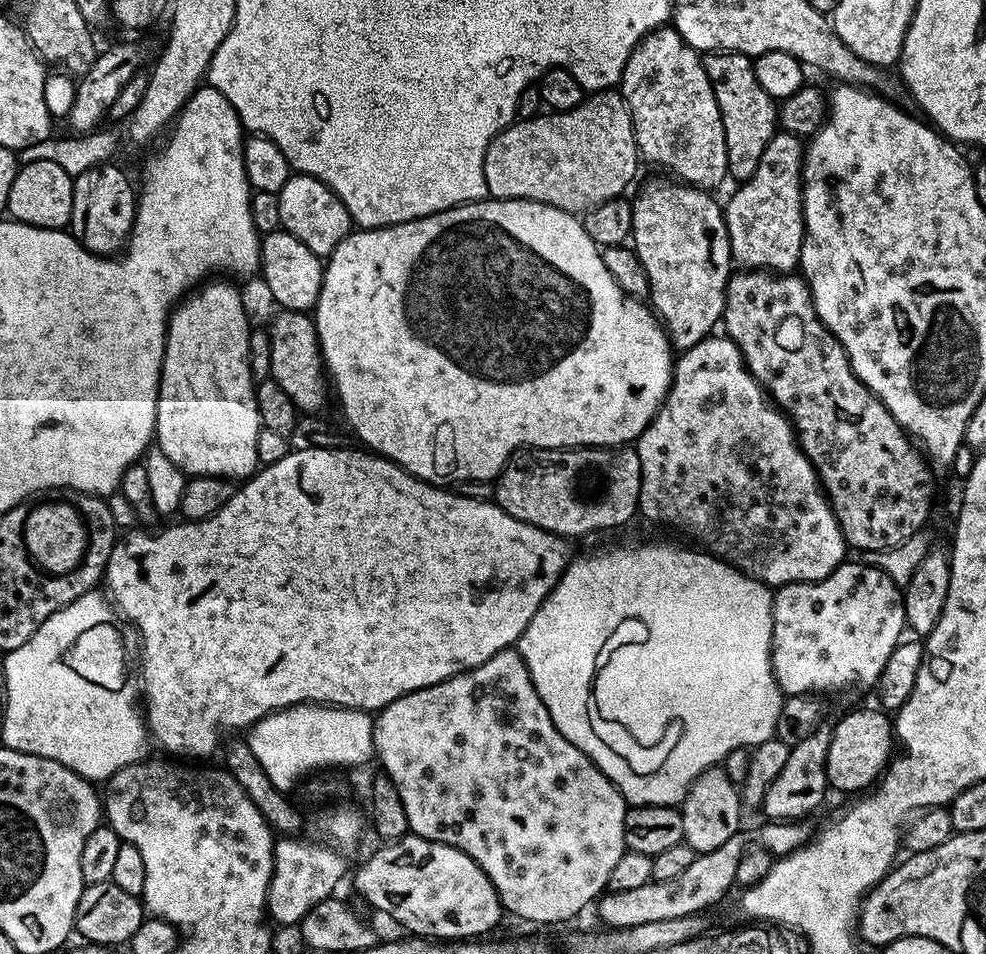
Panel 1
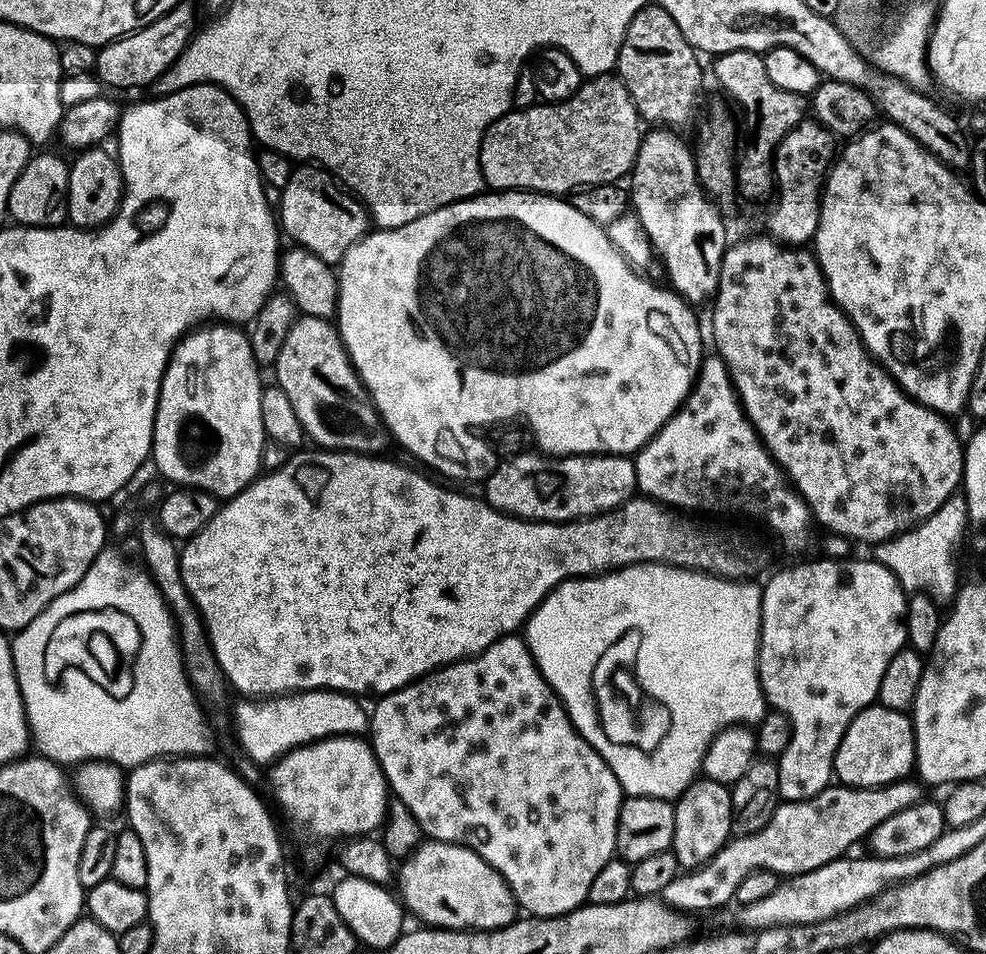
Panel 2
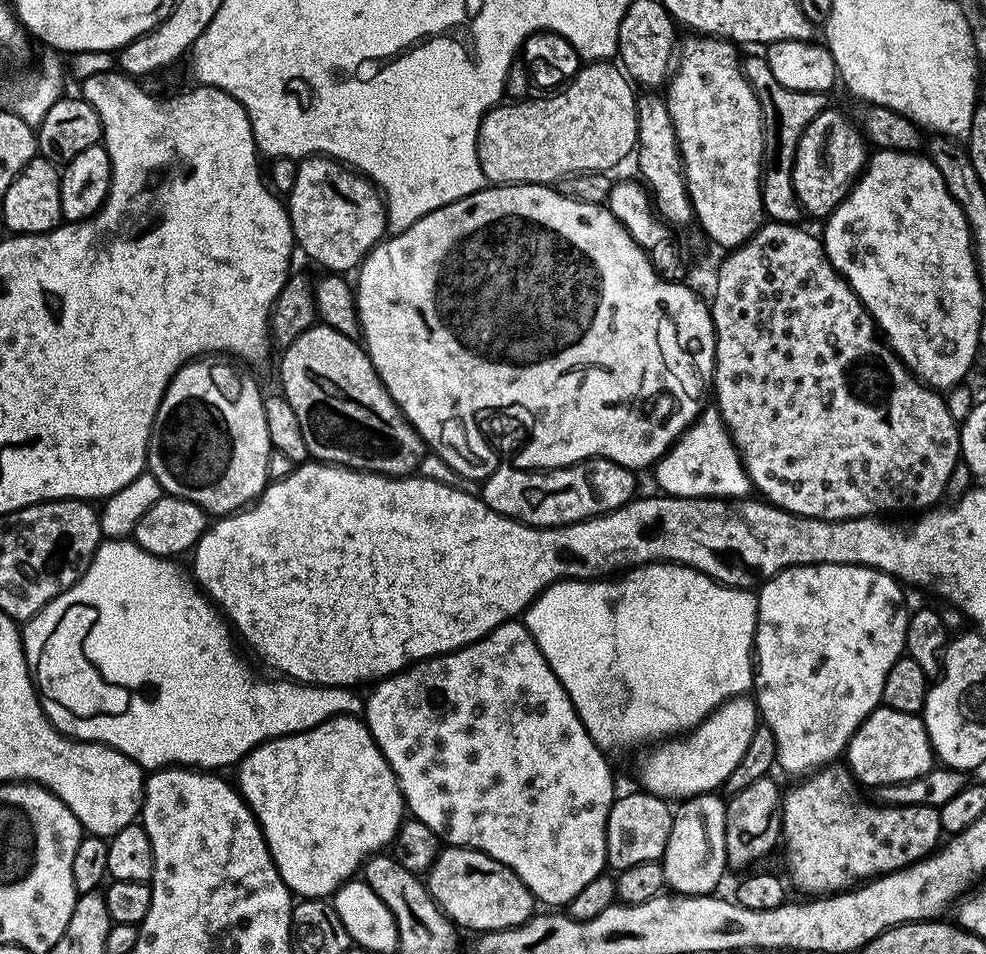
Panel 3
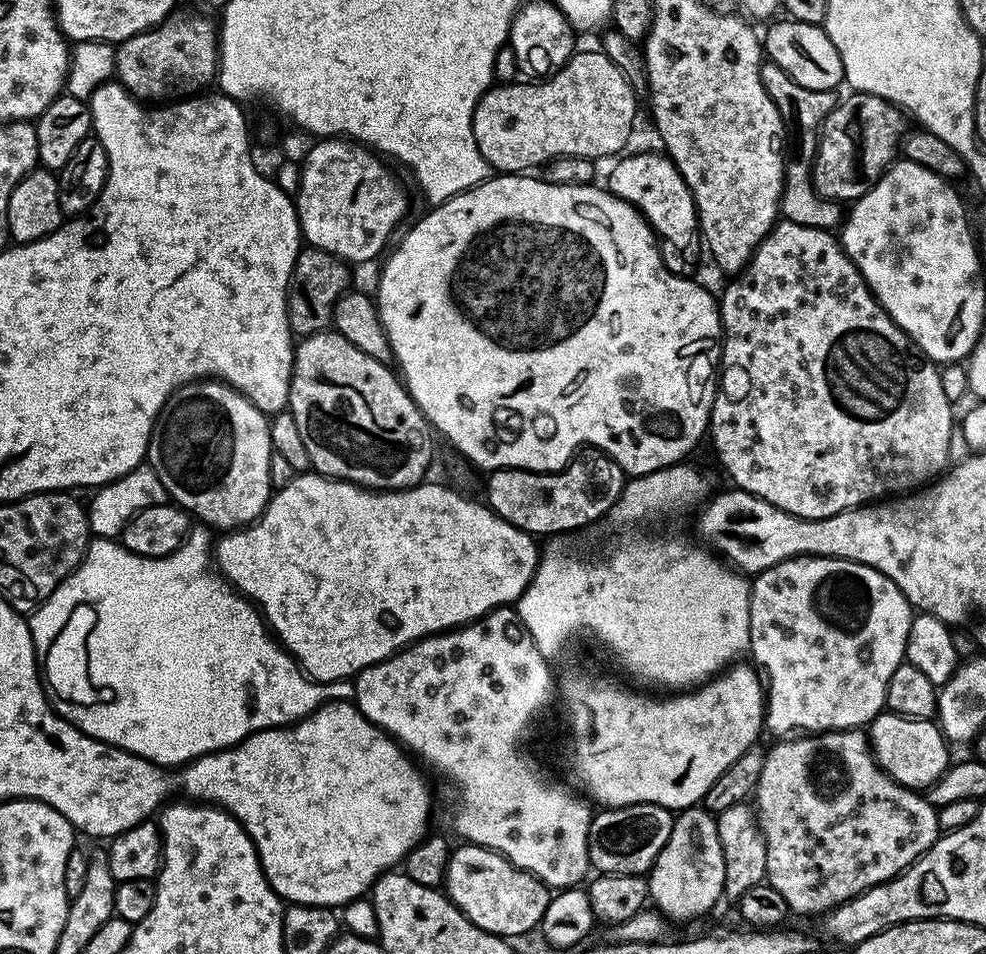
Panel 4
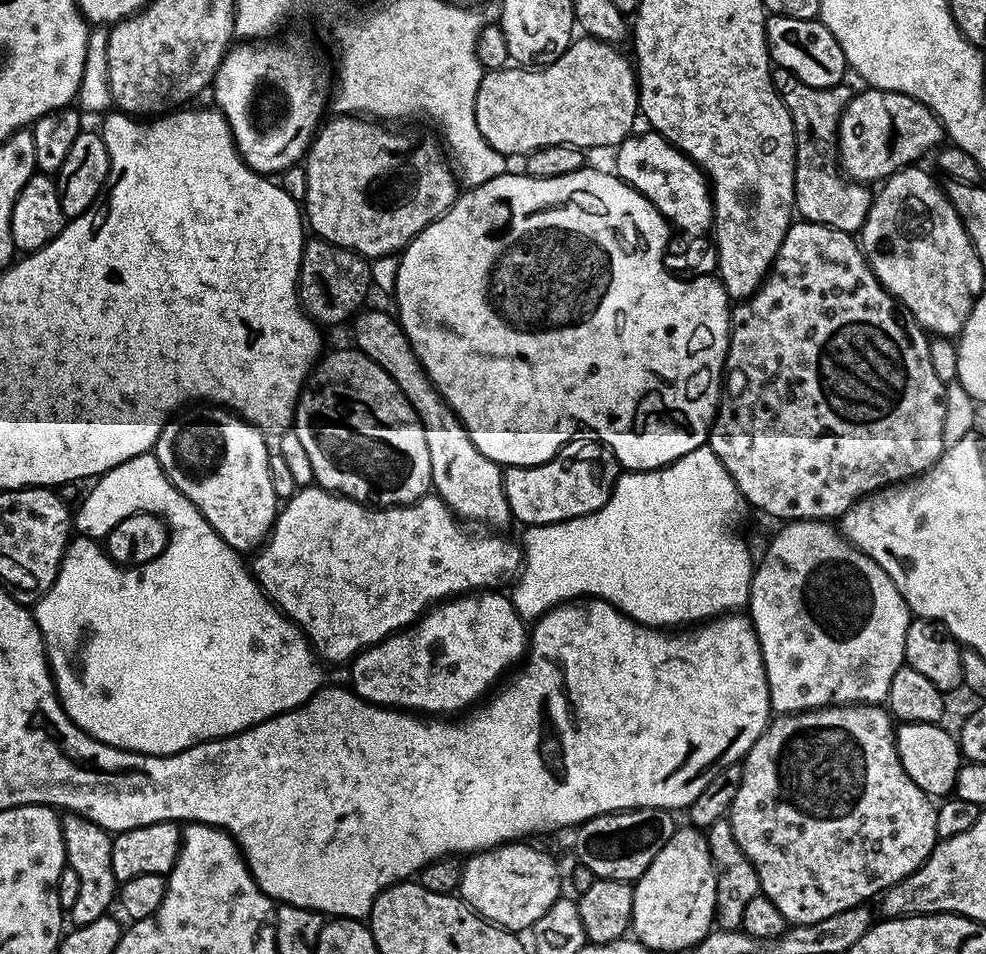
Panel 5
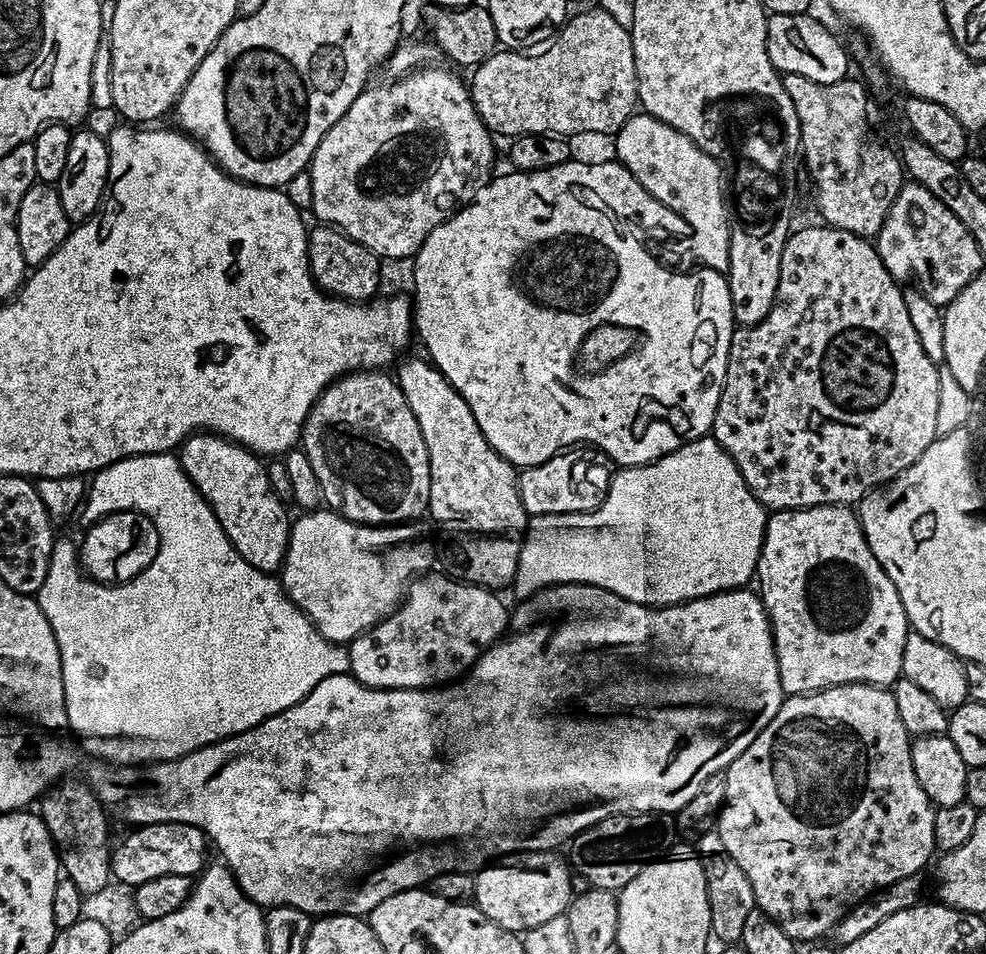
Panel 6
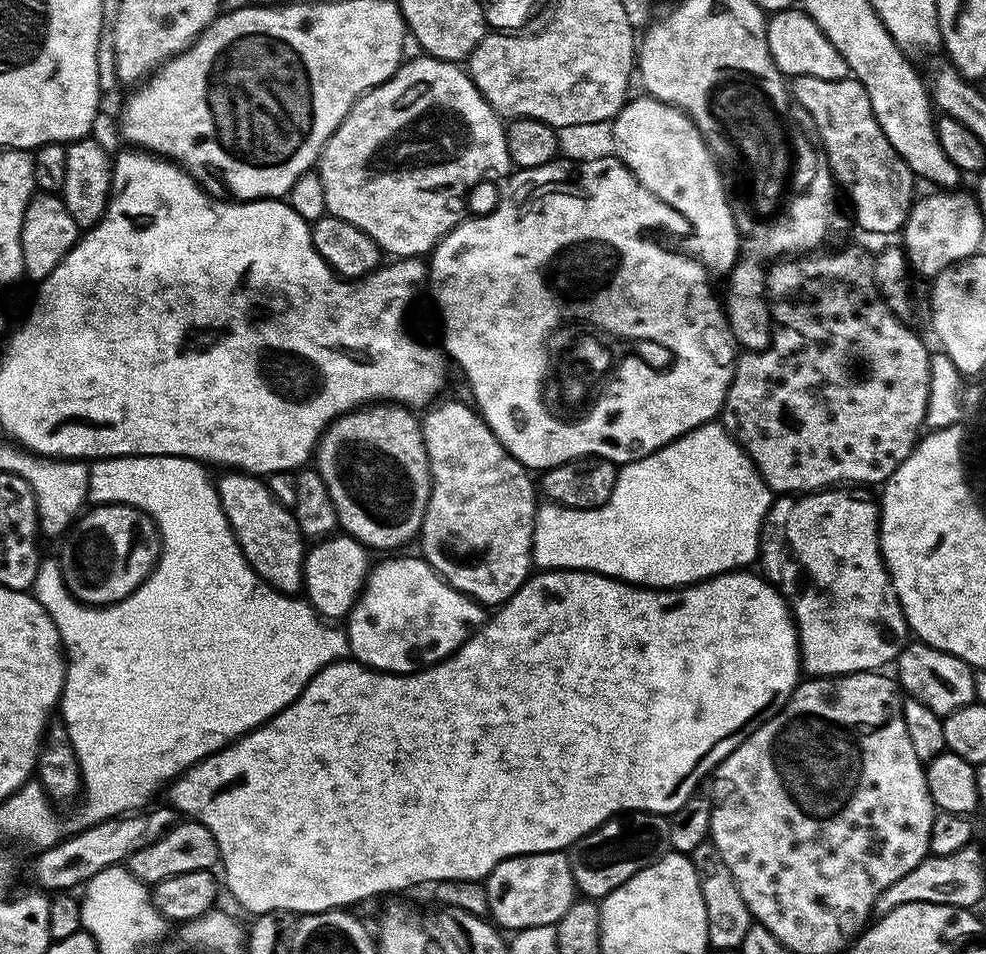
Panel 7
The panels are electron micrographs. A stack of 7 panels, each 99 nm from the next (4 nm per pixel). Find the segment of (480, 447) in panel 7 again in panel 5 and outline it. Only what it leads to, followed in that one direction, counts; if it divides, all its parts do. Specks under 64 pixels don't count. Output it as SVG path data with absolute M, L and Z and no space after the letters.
M370 308L357 312L351 321L352 336L356 339L355 347L365 352L378 366L382 366L382 370L386 370L390 378L394 378L398 390L402 390L402 394L418 414L426 434L426 447L430 450L430 470L435 495L443 500L453 514L465 521L509 523L512 520L512 511L506 502L501 465L486 458L486 454L482 454L482 450L474 446L460 417L441 398L439 390L425 374L422 362L416 357L416 351L404 336L404 328L399 319L391 311L379 312L376 308Z

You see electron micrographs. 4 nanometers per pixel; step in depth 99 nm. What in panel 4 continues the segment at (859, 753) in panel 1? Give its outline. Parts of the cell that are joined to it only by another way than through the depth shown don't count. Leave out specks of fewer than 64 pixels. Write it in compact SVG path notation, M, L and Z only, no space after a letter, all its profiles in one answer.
M885 710L872 720L870 743L876 765L903 788L926 790L948 769L950 763L949 741L944 739L939 723L932 720L911 720Z

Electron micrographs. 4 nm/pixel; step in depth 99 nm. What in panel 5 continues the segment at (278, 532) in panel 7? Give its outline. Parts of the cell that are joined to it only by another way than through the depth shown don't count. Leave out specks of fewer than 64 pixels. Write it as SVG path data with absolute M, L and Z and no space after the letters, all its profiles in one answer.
M192 406L169 419L157 438L154 449L168 481L178 486L178 490L182 490L182 494L186 494L186 498L190 498L190 502L198 506L202 518L206 518L206 522L214 526L222 542L226 542L235 552L241 554L255 553L271 537L278 511L274 486L270 486L270 445L264 441L264 436L261 429L255 428L227 408Z

